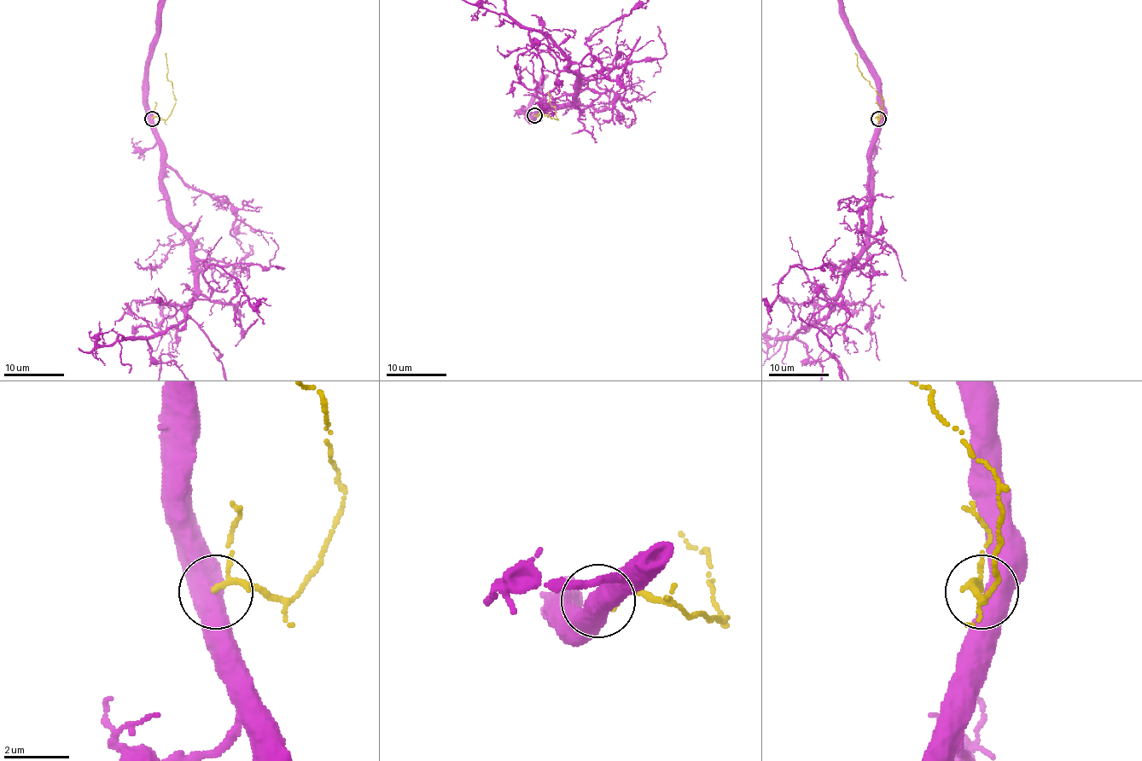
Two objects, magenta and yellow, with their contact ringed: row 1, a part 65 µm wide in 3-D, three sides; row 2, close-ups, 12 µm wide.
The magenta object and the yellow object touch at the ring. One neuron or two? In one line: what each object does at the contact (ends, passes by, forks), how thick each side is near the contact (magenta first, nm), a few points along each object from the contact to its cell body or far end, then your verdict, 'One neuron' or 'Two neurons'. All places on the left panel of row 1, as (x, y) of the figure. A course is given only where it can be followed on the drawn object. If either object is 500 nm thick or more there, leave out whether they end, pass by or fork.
Thickness 500 nm (magenta) against 120 nm. Course of yellow: (152, 119), (160, 117), (165, 120), (176, 102), (172, 85), (166, 75), (166, 52). Two neurons

